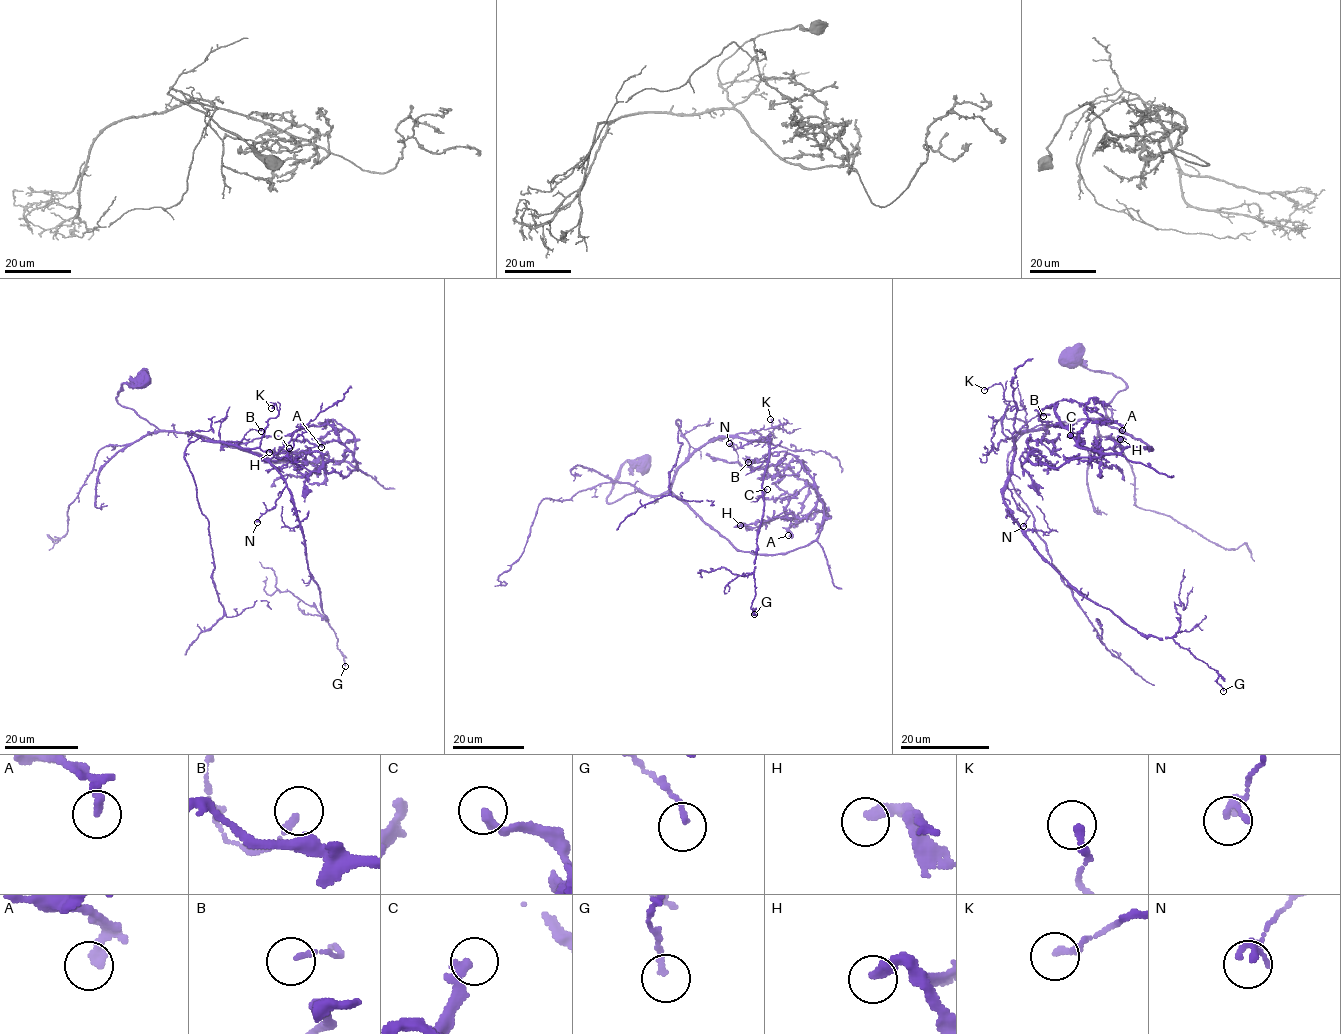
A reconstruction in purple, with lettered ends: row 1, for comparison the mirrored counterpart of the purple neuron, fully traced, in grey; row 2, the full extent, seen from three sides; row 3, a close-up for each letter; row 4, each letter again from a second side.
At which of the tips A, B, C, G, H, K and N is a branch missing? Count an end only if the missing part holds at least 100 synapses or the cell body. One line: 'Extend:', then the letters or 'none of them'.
Extend: none of them

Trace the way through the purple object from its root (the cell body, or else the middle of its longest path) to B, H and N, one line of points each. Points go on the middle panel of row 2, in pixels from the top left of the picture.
B: (644, 462), (622, 465), (607, 502), (636, 491), (662, 495), (694, 452), (722, 437), (740, 466), (748, 462)
H: (644, 462), (622, 465), (607, 502), (674, 493), (743, 551), (808, 546), (824, 505), (802, 518), (740, 525)
N: (644, 462), (622, 465), (607, 502), (636, 491), (662, 495), (716, 439), (766, 437), (729, 443)

